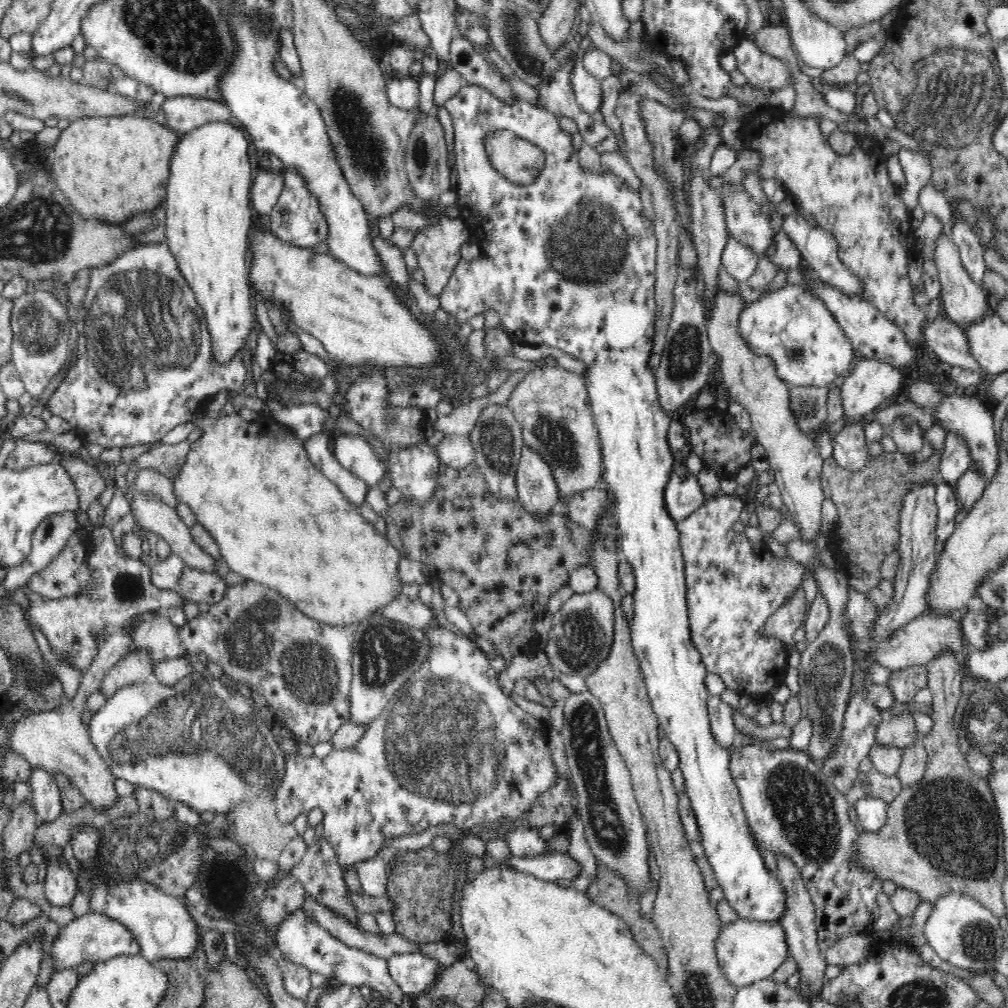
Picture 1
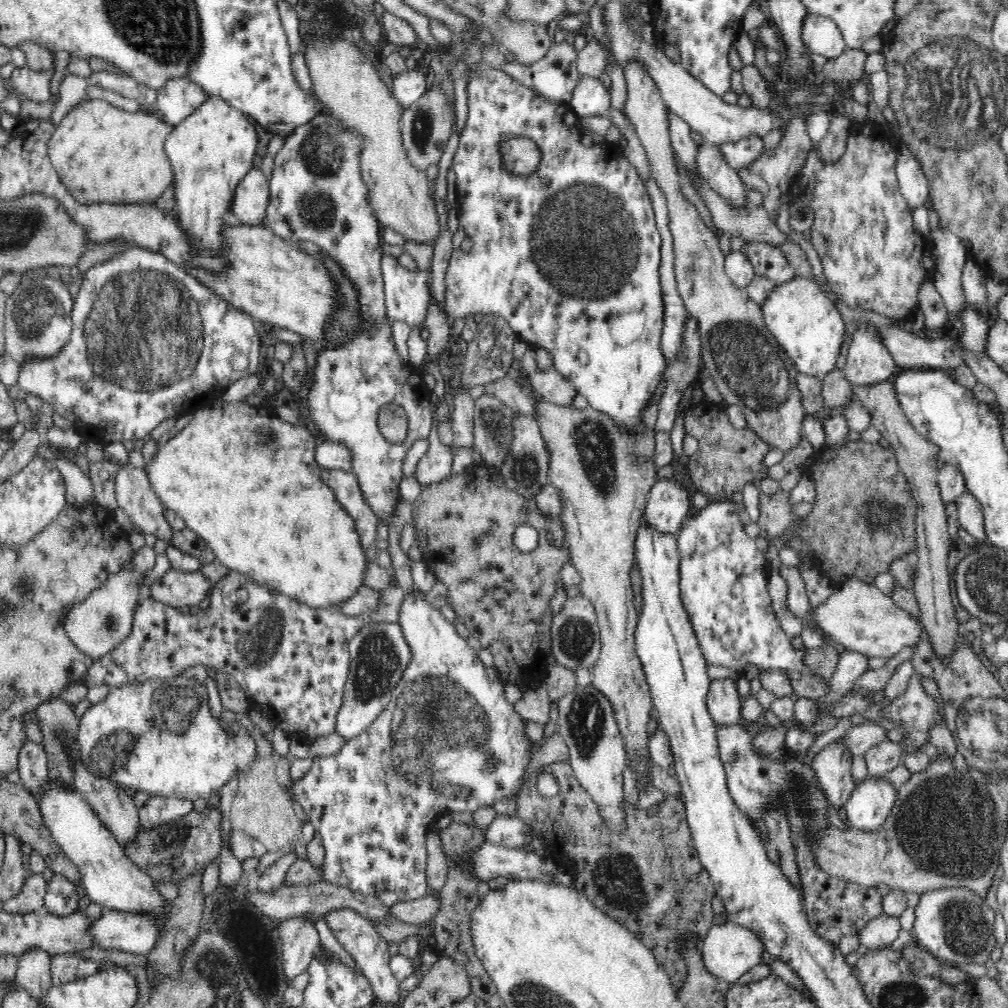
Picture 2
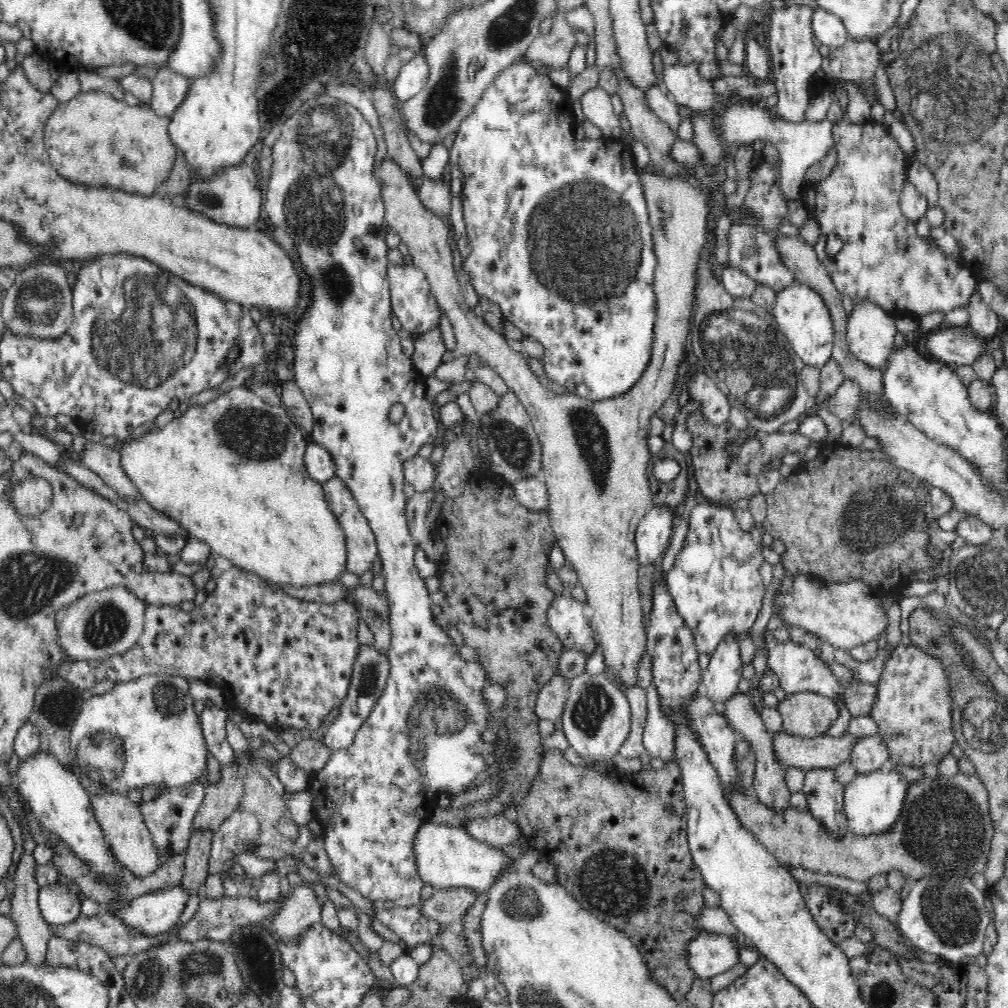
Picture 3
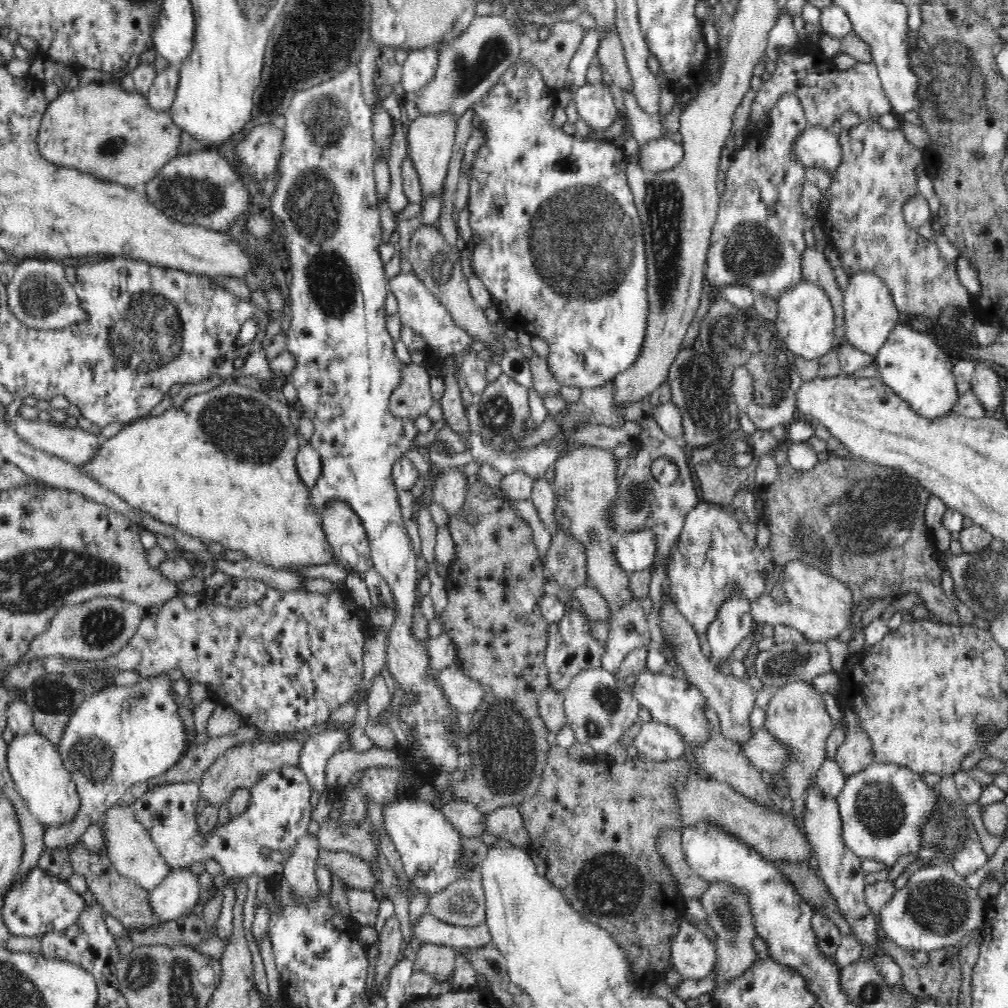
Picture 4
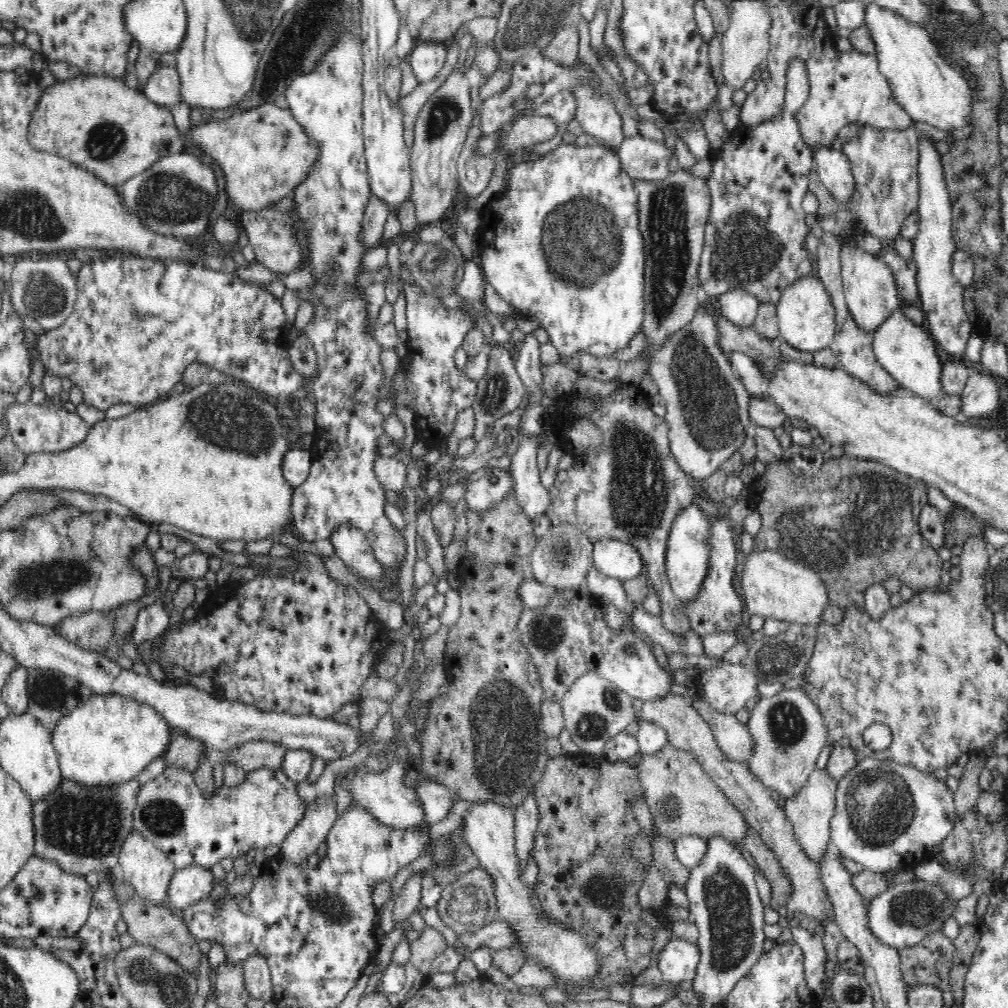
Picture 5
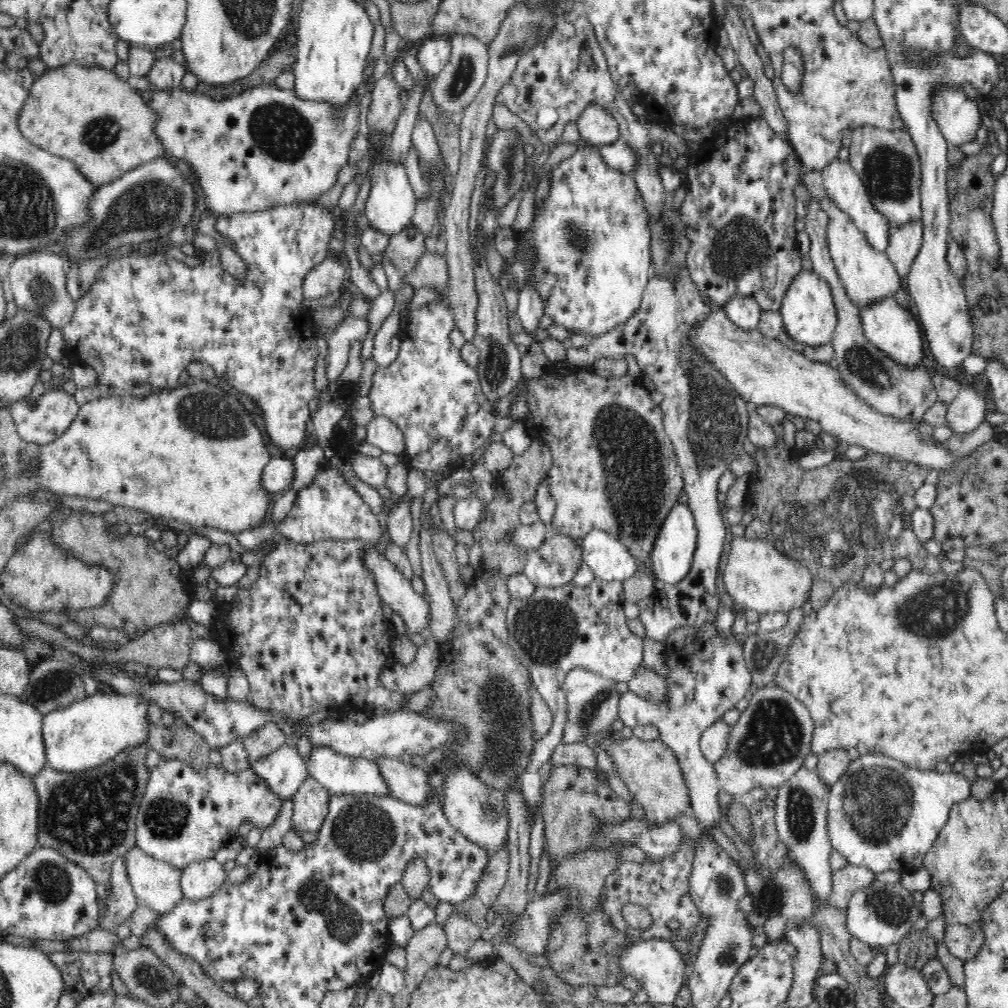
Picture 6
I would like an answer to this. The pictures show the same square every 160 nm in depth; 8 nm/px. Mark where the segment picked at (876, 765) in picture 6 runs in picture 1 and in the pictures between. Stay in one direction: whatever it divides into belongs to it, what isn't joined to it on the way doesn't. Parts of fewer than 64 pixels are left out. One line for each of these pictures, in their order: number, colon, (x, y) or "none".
1: (870, 812)
2: (868, 807)
3: (873, 801)
4: (883, 808)
5: (887, 815)

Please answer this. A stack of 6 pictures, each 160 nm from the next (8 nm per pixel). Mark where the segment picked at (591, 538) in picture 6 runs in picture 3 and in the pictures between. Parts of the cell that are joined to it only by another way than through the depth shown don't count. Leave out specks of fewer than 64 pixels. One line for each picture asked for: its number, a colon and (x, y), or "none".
3: (652, 537)
4: (636, 551)
5: (618, 560)

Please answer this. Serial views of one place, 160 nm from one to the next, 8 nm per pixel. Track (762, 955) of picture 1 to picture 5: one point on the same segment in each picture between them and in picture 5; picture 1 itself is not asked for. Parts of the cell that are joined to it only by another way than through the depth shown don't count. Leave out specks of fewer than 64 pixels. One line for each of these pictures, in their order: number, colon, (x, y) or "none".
2: (728, 951)
3: (710, 954)
4: (694, 956)
5: (678, 962)

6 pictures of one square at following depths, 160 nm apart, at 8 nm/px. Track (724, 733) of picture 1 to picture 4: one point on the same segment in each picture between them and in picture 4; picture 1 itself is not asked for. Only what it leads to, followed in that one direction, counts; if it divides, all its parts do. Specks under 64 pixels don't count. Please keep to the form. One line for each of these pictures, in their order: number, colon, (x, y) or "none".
2: (724, 703)
3: (720, 678)
4: (733, 622)

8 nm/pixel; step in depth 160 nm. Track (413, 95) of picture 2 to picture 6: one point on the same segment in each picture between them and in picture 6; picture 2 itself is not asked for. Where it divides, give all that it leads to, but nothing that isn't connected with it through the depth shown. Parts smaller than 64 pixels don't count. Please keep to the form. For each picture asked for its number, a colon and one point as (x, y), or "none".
3: (412, 76)
4: (419, 67)
5: (427, 58)
6: (434, 53)

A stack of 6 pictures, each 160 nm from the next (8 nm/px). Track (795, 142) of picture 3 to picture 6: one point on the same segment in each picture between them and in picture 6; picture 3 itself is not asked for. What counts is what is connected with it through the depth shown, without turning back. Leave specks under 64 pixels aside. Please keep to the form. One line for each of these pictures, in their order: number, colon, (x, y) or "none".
4: (817, 146)
5: (834, 169)
6: (841, 183)

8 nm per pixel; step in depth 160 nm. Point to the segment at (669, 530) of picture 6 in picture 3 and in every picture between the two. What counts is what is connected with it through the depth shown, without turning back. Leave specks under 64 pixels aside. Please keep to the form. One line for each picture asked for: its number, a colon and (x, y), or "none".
3: (714, 582)
4: (712, 558)
5: (686, 559)

